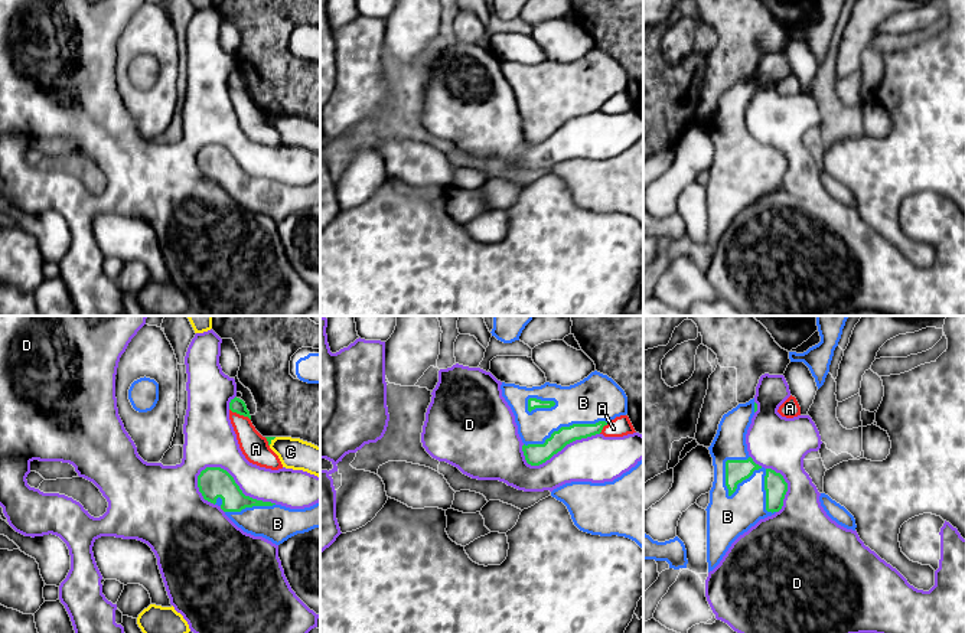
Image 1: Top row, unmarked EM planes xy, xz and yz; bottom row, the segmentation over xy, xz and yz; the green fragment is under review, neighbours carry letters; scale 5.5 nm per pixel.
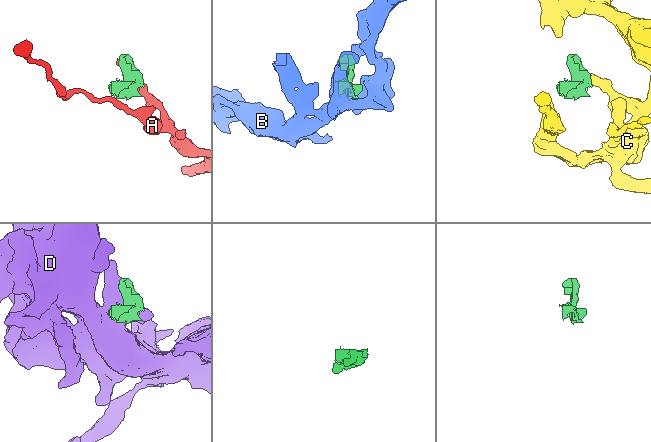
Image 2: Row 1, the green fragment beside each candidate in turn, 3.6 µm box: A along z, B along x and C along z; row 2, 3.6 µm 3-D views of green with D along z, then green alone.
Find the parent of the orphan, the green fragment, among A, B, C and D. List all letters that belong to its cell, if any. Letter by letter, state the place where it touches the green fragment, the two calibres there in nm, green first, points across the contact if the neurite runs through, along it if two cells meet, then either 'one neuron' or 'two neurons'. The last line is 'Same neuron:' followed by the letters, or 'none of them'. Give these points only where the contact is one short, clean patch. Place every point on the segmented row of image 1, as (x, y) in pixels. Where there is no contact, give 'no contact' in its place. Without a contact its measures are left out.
A: meets green in xy at (240, 414); 80 nm thick on the green side, 150 nm on the other; two neurons
B: meets green in yz at (743, 479); 130 nm thick on the green side, 240 nm on the other; one neuron
C: meets green in xy at (270, 441); 30 nm thick on the green side, 170 nm on the other; border along xy (276, 437), (269, 444); two neurons
D: meets green in xy at (235, 483); 180 nm thick on the green side, 260 nm on the other; two neurons
Same neuron: B

